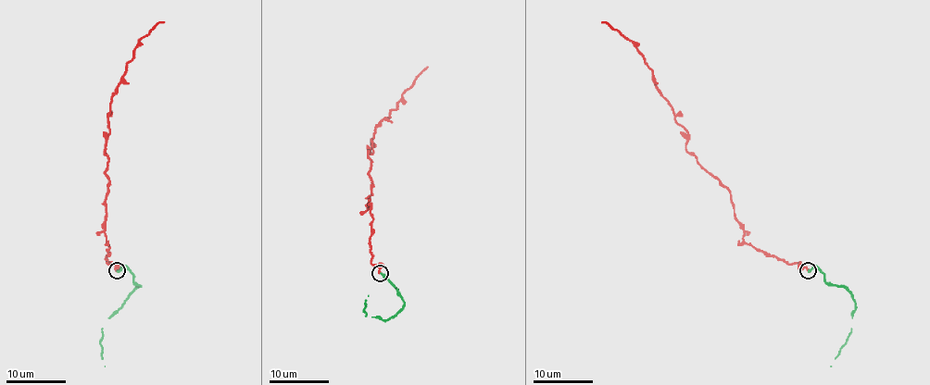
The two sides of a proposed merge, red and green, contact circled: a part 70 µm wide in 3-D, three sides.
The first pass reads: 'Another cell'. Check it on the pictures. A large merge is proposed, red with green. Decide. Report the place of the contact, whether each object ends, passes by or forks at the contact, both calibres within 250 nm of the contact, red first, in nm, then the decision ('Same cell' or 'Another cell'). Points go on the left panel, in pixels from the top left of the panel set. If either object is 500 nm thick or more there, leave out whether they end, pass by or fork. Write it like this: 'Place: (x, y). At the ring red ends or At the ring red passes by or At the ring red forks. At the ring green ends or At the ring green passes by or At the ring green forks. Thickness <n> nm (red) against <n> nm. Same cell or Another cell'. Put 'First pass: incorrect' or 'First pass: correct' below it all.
Place: (117, 270). At the ring red ends. At the ring green ends. Thickness 220 nm (red) against 240 nm. Same cell
First pass: incorrect

